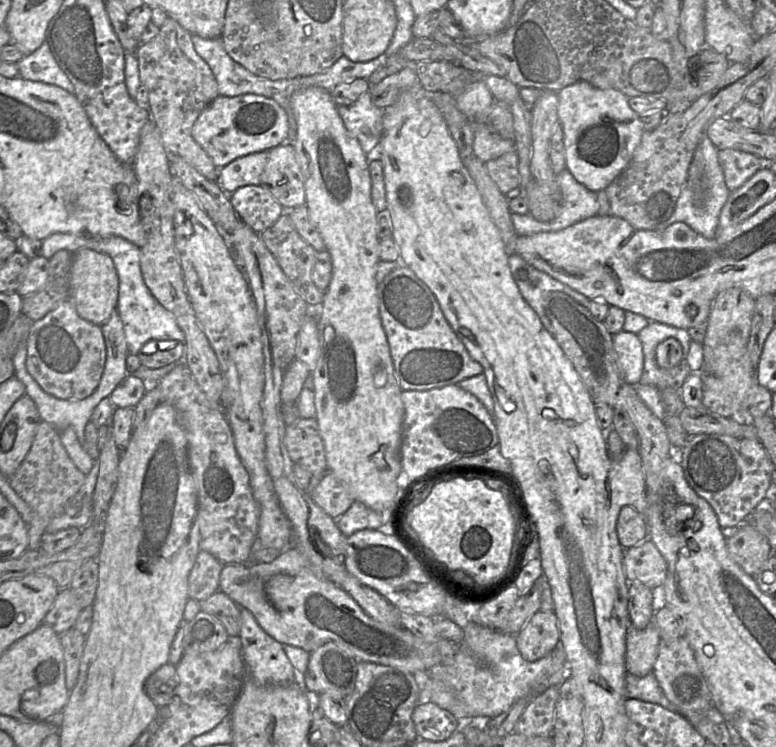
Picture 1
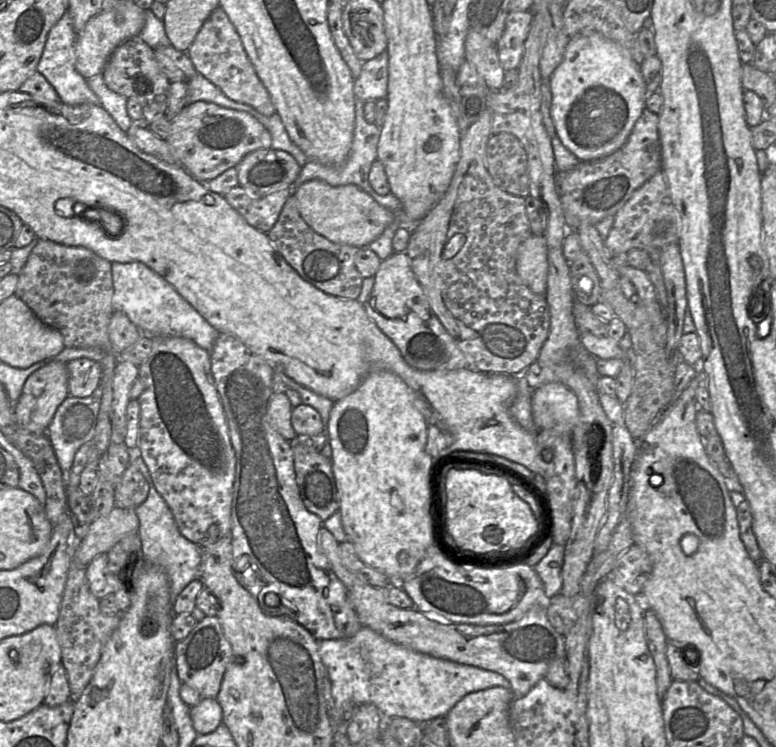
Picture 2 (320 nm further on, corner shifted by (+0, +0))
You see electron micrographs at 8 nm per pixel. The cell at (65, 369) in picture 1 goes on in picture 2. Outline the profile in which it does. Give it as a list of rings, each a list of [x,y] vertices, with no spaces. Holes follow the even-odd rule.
[[[77,358],[67,362],[69,396],[85,398],[101,384],[102,366],[88,358]]]

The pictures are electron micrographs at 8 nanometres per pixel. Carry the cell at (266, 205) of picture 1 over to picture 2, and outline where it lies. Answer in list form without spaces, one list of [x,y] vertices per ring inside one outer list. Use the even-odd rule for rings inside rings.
[[[236,186],[231,188],[224,198],[249,225],[267,234],[275,225],[291,195],[291,187],[257,196],[241,186]]]

